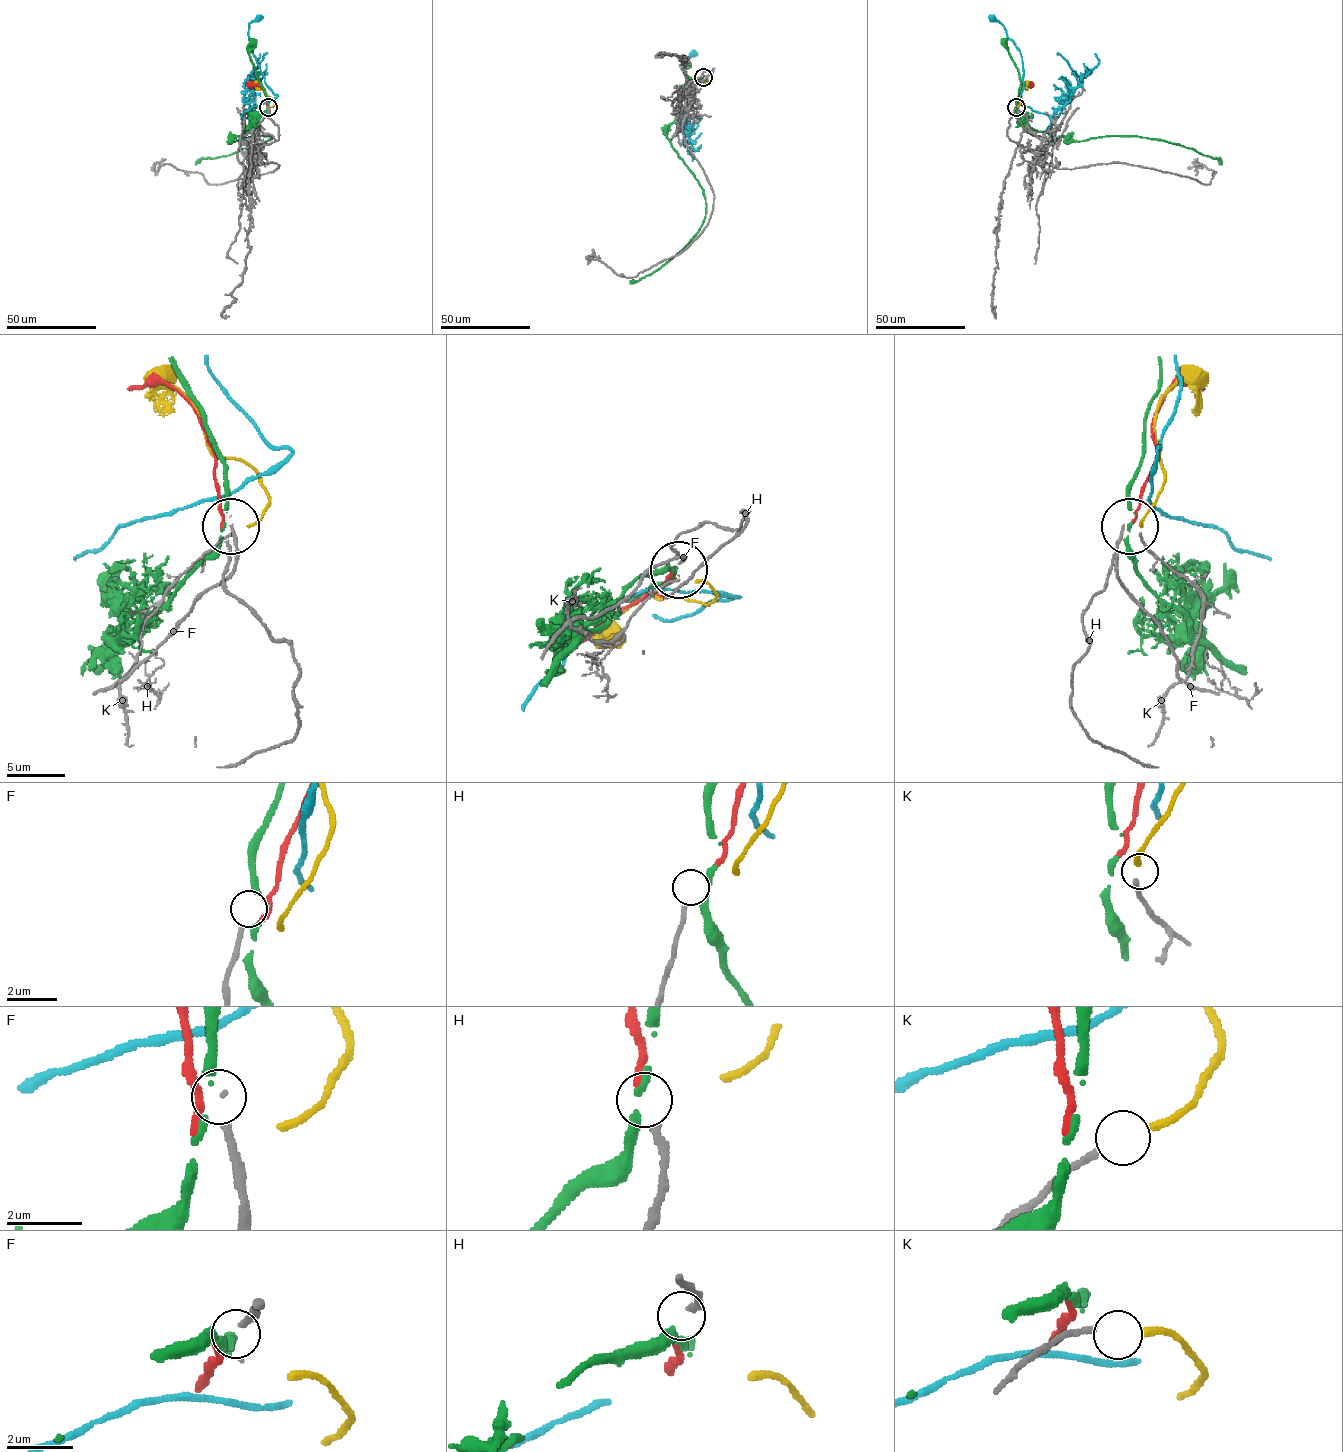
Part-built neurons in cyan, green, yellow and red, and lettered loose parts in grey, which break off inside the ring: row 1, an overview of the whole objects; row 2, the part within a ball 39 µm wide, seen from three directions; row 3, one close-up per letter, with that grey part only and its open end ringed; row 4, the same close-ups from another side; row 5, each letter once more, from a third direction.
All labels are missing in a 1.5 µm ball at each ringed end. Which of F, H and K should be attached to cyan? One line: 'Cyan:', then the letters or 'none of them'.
Cyan: none of them

